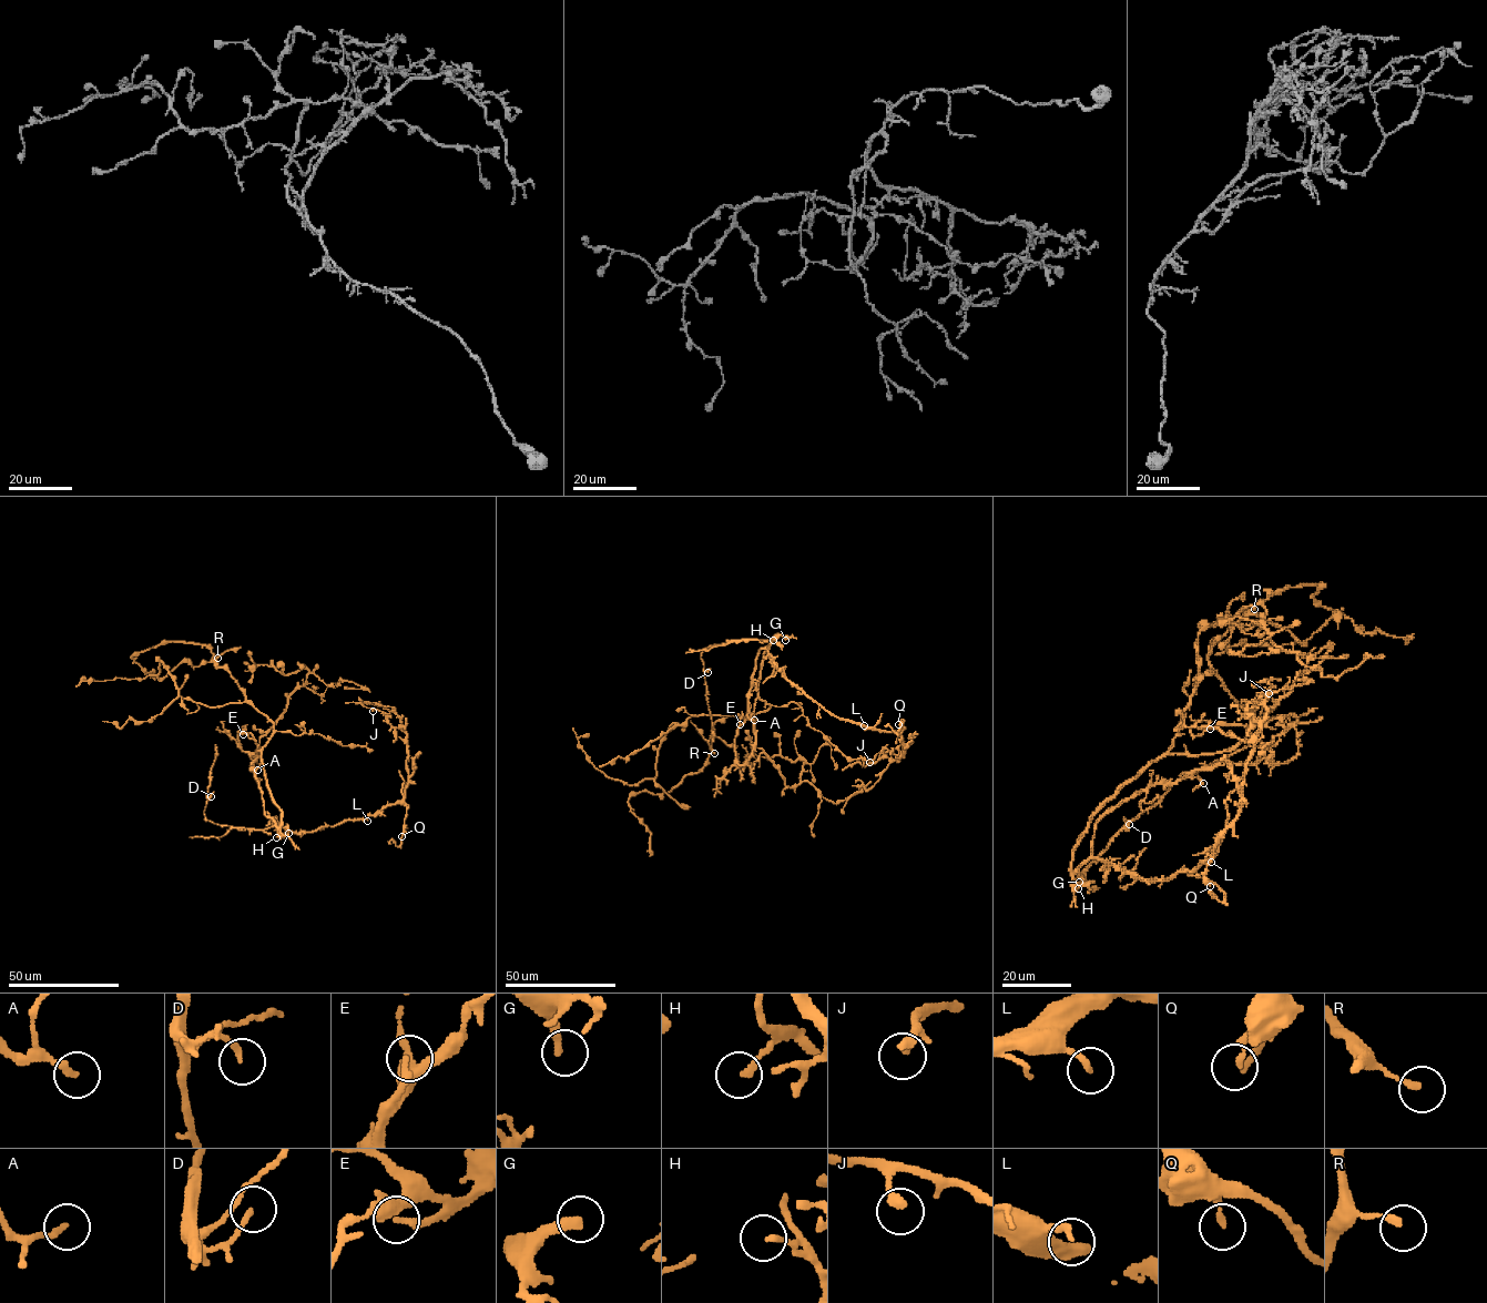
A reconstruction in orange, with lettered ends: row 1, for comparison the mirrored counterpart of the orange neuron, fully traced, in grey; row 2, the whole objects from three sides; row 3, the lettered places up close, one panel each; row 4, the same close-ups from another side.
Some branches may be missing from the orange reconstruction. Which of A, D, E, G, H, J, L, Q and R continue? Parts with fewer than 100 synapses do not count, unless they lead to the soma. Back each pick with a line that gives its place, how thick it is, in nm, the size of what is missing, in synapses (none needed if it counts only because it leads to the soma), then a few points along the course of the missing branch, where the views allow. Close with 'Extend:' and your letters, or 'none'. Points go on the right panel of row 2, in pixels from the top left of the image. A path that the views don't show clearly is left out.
G: Place: (1079, 882). Thickness 300 nm. Course of what is missing: (1079, 882), (1086, 897), (1077, 904), (1073, 918), (1082, 973)
Extend: G

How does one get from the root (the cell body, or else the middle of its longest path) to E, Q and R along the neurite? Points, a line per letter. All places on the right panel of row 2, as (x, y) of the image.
E: (1095, 815), (1072, 872), (1090, 856), (1097, 823), (1123, 802), (1197, 770), (1272, 755), (1243, 725), (1210, 729)
Q: (1095, 815), (1072, 872), (1098, 857), (1167, 881), (1214, 854), (1221, 835), (1204, 876), (1210, 886)
R: (1095, 815), (1171, 745), (1181, 713), (1198, 682), (1197, 639), (1202, 625), (1218, 625), (1244, 608), (1254, 609)

